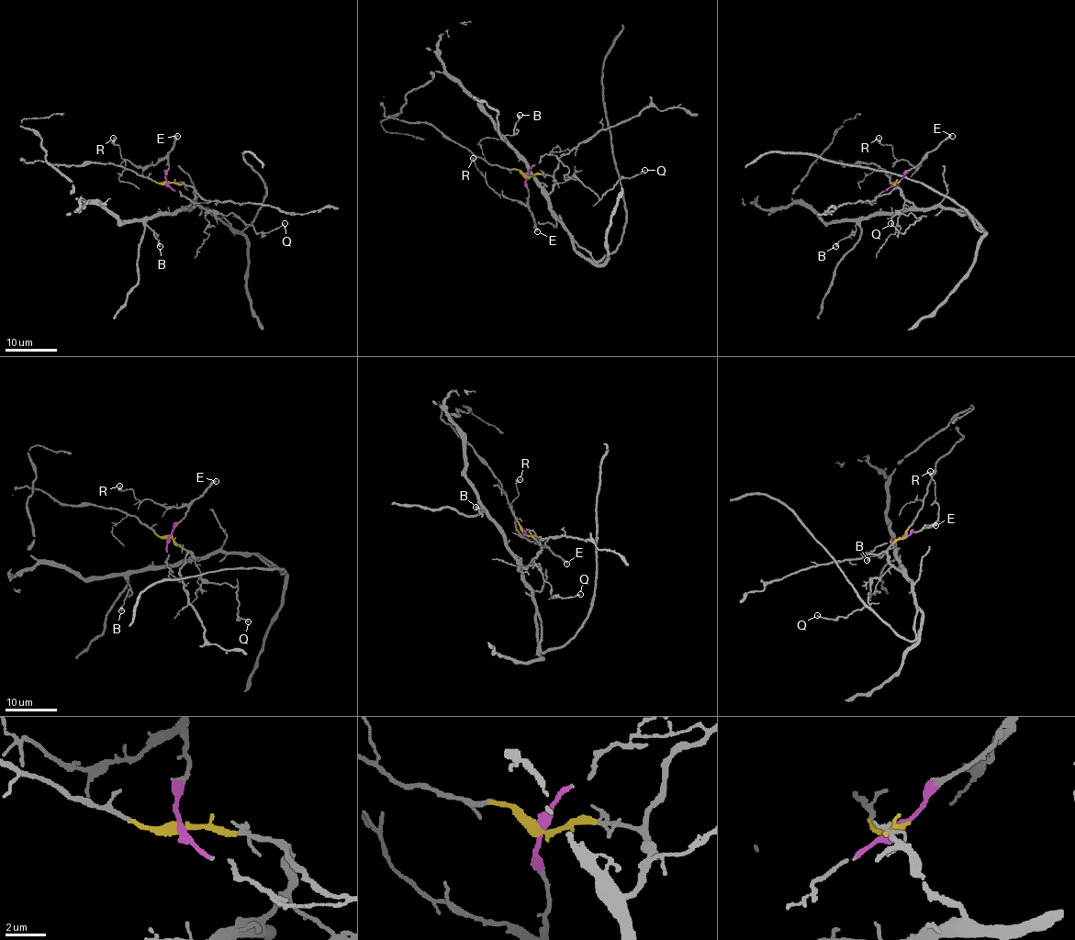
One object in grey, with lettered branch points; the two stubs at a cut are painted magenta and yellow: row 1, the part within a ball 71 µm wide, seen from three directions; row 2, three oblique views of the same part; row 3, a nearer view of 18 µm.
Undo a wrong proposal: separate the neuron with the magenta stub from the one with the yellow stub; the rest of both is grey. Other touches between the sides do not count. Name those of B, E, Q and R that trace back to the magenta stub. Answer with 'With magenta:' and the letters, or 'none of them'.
With magenta: E, R

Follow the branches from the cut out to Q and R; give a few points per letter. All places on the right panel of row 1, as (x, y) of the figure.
Q: (896, 183), (904, 201), (898, 211), (905, 215), (912, 212), (920, 218), (901, 233), (891, 223)
R: (896, 183), (923, 159), (918, 167), (913, 167), (893, 157), (892, 146), (883, 145), (879, 137)

